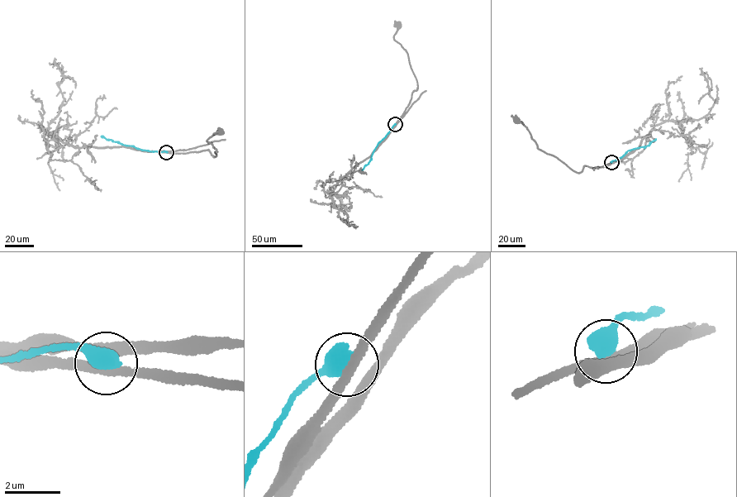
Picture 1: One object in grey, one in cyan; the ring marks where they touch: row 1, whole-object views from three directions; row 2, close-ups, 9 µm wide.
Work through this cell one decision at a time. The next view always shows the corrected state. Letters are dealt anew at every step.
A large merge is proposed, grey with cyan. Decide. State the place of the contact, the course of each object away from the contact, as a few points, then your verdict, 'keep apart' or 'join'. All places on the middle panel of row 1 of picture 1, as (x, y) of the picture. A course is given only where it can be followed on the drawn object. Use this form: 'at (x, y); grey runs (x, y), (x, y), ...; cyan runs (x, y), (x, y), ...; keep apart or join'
at (395, 124); grey runs (395, 124), (417, 86), (407, 53), (394, 39), (398, 25); cyan runs (395, 124), (378, 143), (369, 161), (362, 170); keep apart

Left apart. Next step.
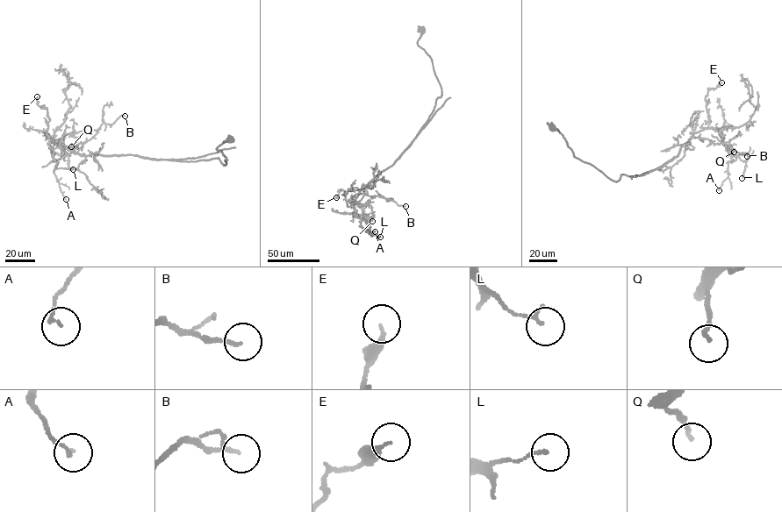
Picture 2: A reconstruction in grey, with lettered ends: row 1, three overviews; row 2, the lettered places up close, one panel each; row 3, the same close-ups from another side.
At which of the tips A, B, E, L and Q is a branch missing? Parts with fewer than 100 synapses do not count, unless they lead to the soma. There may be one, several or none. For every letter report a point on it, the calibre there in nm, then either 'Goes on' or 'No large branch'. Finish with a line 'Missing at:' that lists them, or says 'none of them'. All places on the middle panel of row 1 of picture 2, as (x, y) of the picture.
A: Place: (375, 231). Thickness 120 nm. No large branch
B: Place: (405, 206). Thickness 120 nm. No large branch
E: Place: (336, 197). Thickness 280 nm. No large branch
L: Place: (380, 237). Thickness 130 nm. No large branch
Q: Place: (372, 221). Thickness 140 nm. No large branch
Missing at: none of them

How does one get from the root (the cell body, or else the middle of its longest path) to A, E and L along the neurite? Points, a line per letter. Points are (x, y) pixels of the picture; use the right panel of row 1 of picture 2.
A: (553, 128), (575, 157), (616, 181), (660, 167), (694, 133), (719, 128), (736, 158), (719, 190)
E: (553, 128), (575, 157), (610, 179), (639, 175), (677, 156), (694, 133), (707, 128), (705, 97), (721, 82)
L: (553, 128), (575, 157), (616, 181), (660, 167), (694, 133), (719, 128), (728, 153), (747, 161), (742, 178)

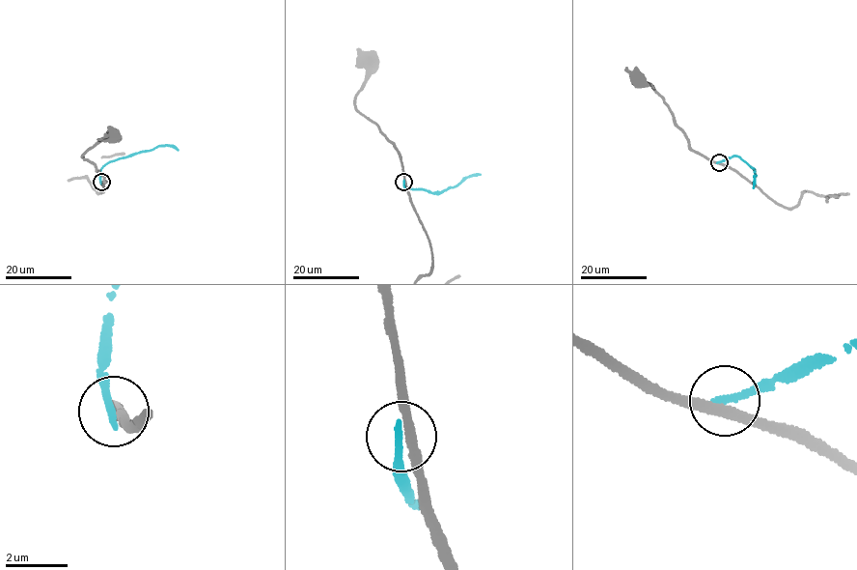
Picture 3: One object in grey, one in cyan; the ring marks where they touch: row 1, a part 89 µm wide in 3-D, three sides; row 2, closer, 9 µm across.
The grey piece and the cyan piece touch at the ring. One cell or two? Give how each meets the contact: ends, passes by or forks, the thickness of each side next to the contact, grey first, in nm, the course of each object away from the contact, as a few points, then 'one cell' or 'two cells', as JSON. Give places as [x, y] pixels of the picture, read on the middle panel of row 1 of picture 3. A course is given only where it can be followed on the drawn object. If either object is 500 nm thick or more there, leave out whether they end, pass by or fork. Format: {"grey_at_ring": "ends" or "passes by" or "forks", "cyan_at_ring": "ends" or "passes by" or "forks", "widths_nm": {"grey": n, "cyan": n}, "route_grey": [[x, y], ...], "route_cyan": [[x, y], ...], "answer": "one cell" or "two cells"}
{"grey_at_ring": "passes by", "cyan_at_ring": "ends", "widths_nm": {"grey": 320, "cyan": 280}, "route_grey": [[404, 181], [399, 152], [376, 124], [356, 108], [355, 97], [366, 78], [370, 62]], "route_cyan": [[404, 181], [404, 187], [436, 192], [455, 187], [466, 177], [481, 175]], "answer": "two cells"}

